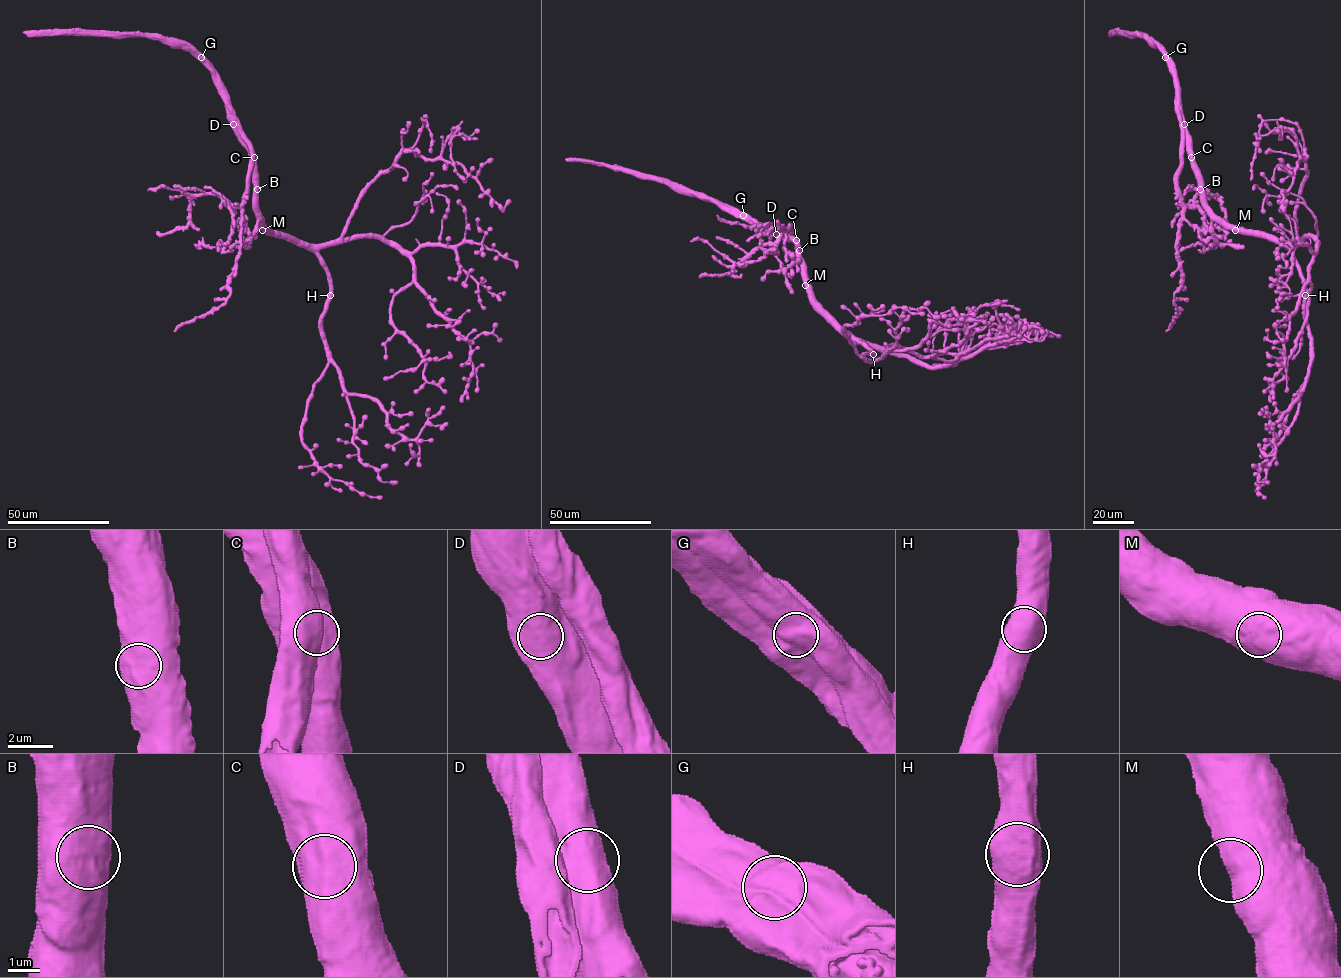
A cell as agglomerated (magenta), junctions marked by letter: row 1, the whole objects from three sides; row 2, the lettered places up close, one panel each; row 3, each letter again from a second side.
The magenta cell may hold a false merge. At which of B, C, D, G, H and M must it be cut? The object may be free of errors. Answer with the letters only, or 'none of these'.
G

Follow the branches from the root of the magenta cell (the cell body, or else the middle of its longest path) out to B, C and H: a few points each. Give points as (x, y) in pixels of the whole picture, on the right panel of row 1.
B: (1235, 227), (1225, 224), (1212, 212), (1200, 189)
C: (1235, 227), (1225, 224), (1207, 205), (1202, 176), (1191, 157)
H: (1235, 227), (1267, 234), (1288, 249), (1299, 269), (1305, 295)

